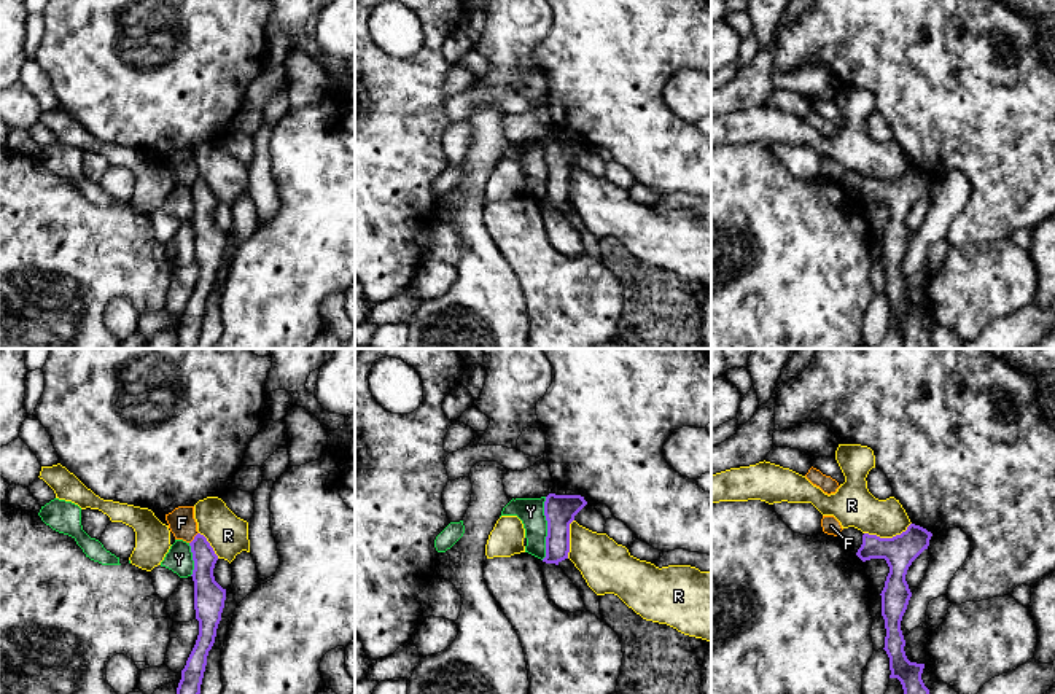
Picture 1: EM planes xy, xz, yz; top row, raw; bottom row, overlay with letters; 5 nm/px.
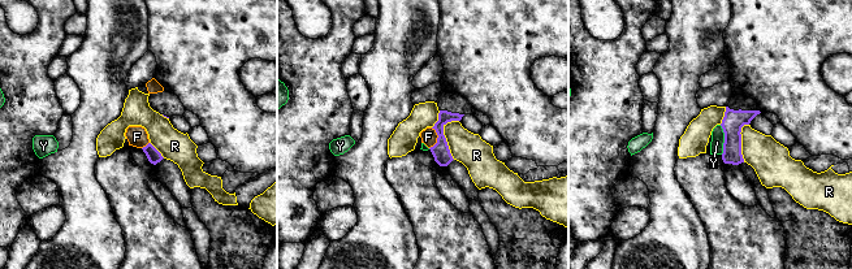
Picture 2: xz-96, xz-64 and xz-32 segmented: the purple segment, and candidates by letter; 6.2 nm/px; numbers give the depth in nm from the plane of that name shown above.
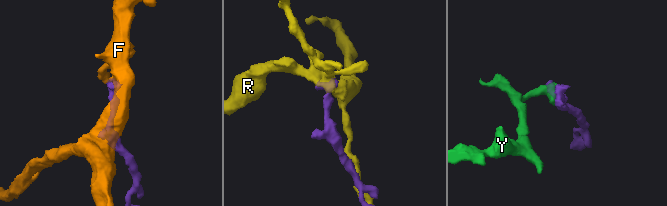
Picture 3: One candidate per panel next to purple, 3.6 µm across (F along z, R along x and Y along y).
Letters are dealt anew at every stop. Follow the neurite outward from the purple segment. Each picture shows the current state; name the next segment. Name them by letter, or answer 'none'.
none

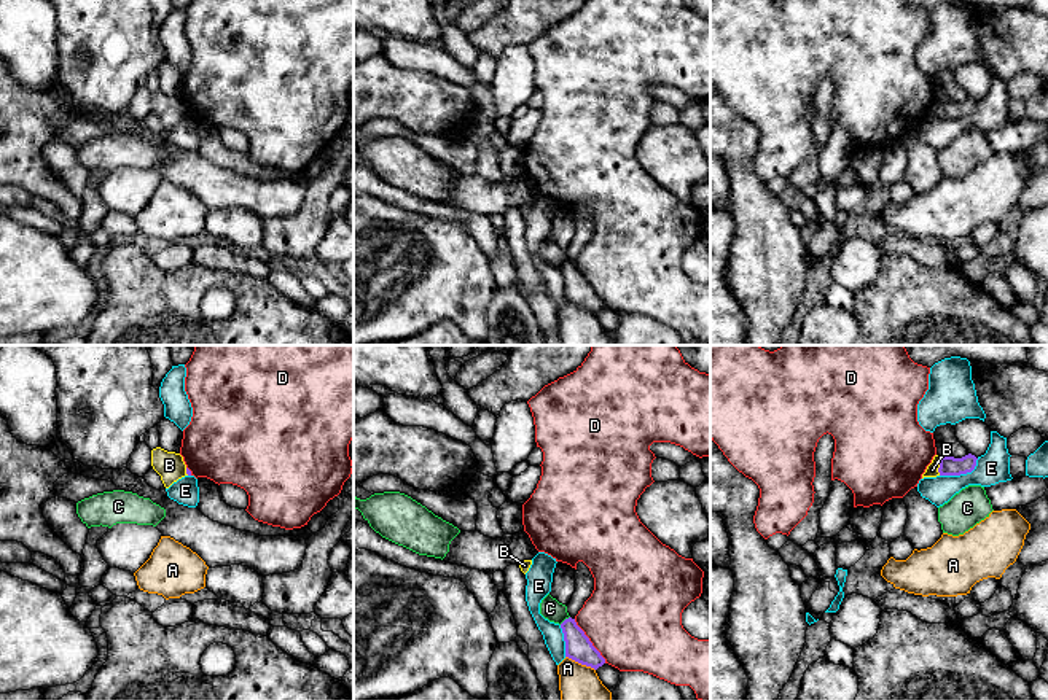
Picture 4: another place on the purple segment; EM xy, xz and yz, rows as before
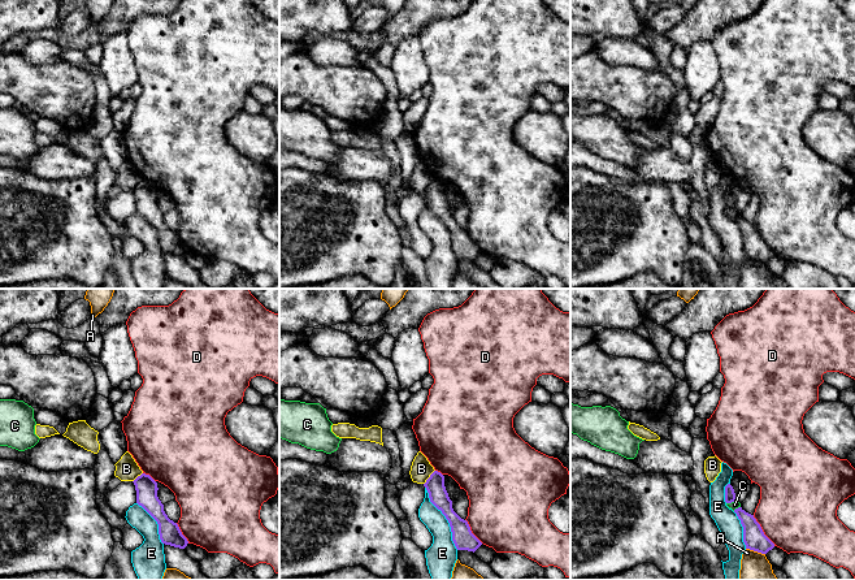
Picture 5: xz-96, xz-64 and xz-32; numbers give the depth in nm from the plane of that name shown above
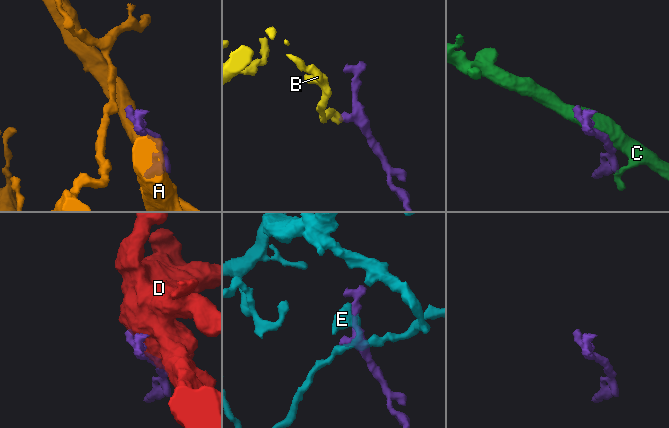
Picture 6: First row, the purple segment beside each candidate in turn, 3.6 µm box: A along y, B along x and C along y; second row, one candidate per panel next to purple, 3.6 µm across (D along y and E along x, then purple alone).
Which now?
none

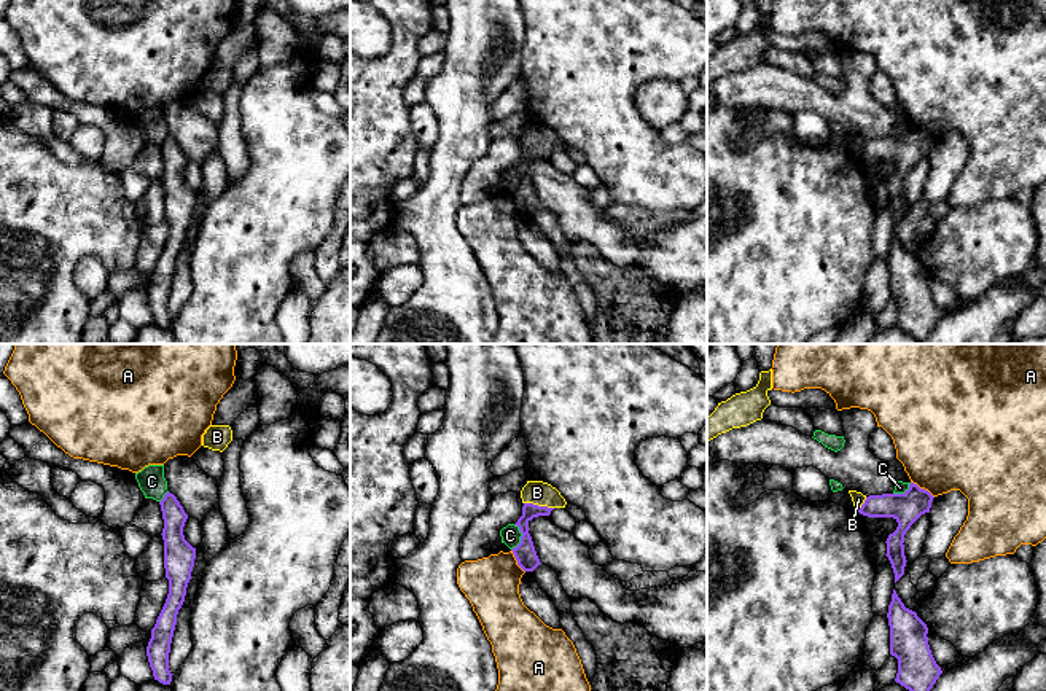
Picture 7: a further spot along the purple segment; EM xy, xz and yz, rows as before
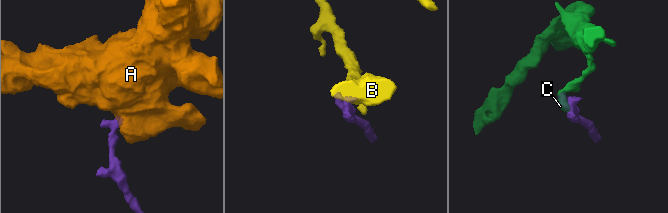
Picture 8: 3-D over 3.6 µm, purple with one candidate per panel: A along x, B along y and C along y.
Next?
B

